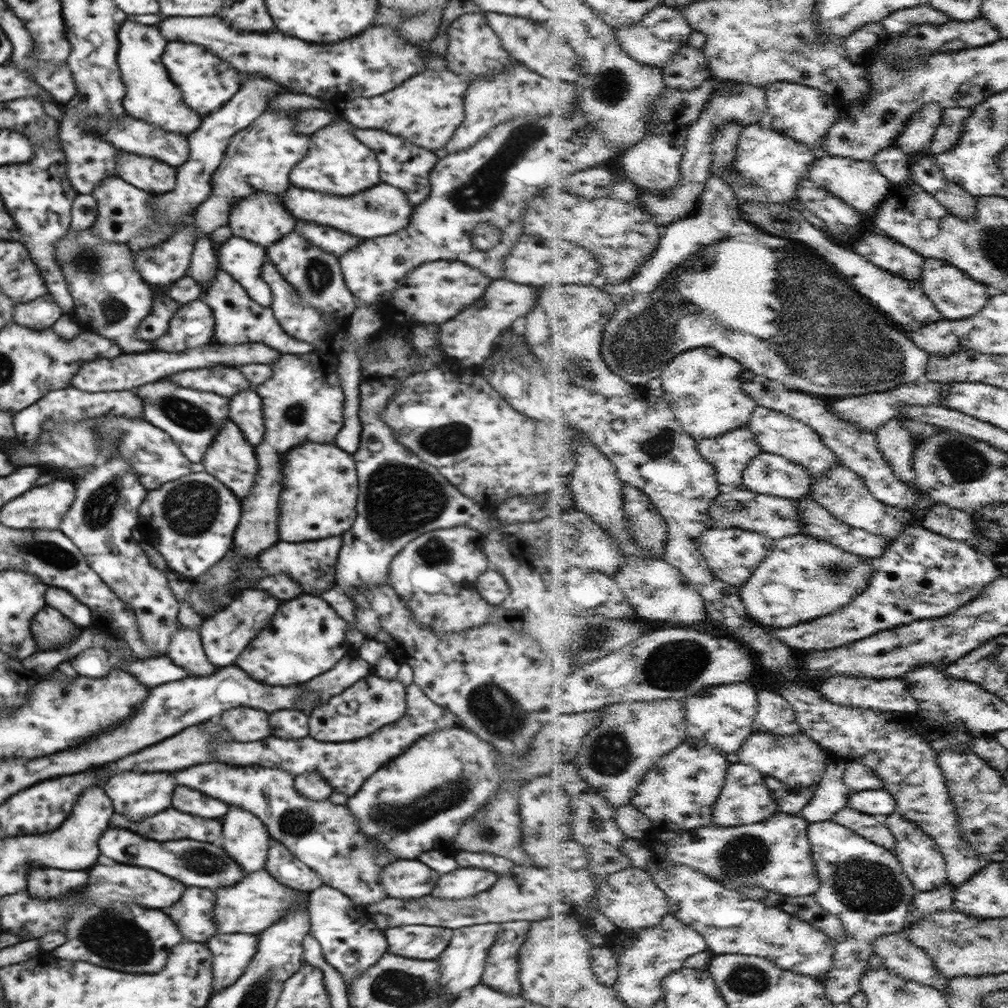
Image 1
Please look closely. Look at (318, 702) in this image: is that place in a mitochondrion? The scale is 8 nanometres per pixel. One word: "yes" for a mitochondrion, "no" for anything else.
no

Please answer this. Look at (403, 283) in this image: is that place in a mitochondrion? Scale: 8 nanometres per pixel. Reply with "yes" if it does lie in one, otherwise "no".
no

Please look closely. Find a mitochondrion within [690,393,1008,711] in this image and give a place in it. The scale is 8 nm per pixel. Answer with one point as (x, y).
(962, 461)

